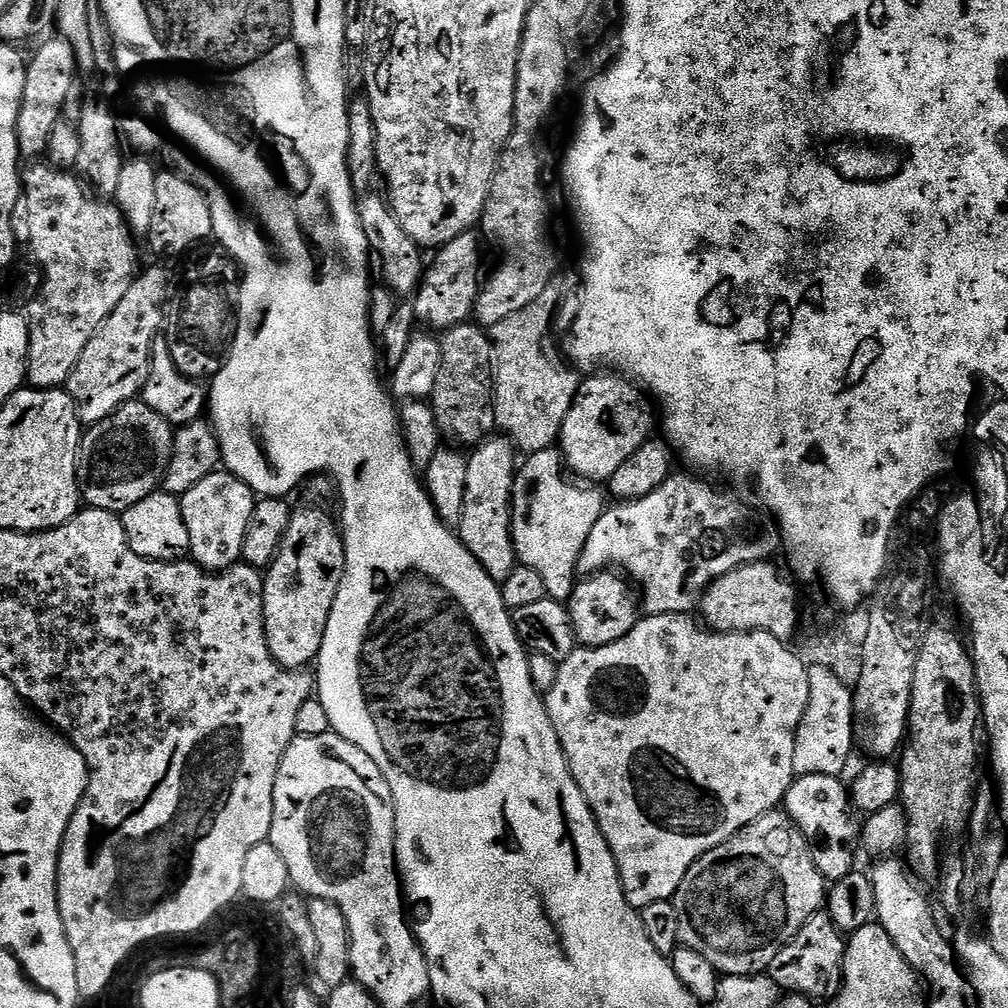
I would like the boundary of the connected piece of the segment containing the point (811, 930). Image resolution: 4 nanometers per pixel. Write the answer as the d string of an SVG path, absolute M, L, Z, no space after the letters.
M827 911L815 912L806 922L806 926L802 926L802 930L781 950L778 958L770 962L766 974L780 987L781 993L806 996L813 1002L831 1001L839 996L844 983L845 947L845 937L836 921Z

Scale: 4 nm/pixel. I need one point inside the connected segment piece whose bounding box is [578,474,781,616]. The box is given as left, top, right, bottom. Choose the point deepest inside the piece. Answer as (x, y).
(676, 542)

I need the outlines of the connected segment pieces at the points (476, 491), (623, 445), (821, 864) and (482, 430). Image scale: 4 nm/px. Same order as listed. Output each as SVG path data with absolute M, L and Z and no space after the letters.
M488 438L468 456L464 520L469 526L464 541L493 581L503 584L516 567L512 542L512 477L518 467L518 449L511 440Z
M600 374L589 375L592 377L589 380L587 377L581 383L570 414L566 414L566 422L562 422L558 441L558 451L564 458L567 471L573 477L581 476L576 478L584 482L607 482L618 471L618 466L622 466L622 462L626 462L626 458L630 458L630 454L634 454L634 450L641 448L653 435L652 412L639 404L641 389L631 379L620 374L596 375Z
M826 774L797 775L784 796L783 811L796 823L798 830L812 845L812 857L825 881L837 882L850 875L857 867L856 847L862 844L862 828L854 815L850 788L840 776Z
M465 322L443 333L440 349L442 362L438 366L438 382L434 382L430 397L440 431L453 440L449 440L453 445L479 445L485 437L497 431L492 409L492 340L481 325Z

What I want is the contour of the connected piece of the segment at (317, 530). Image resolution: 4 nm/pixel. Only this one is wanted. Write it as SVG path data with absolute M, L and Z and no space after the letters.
M320 508L293 511L274 562L264 576L264 633L268 649L283 668L304 670L319 657L326 622L344 577L344 538L337 521Z

